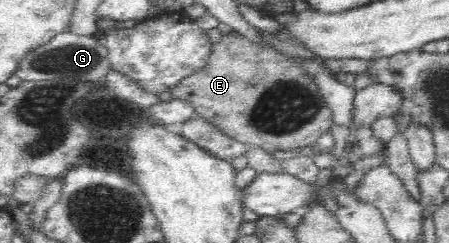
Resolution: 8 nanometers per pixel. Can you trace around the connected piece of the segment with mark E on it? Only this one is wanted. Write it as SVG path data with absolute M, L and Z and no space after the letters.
M232 31L211 46L208 62L200 72L186 76L170 90L172 99L191 102L196 116L208 120L210 125L230 139L247 146L258 146L268 153L294 152L296 149L314 146L326 132L330 132L333 115L320 97L319 87L313 83L312 77L291 60L292 57L278 52L272 45L254 44Z

